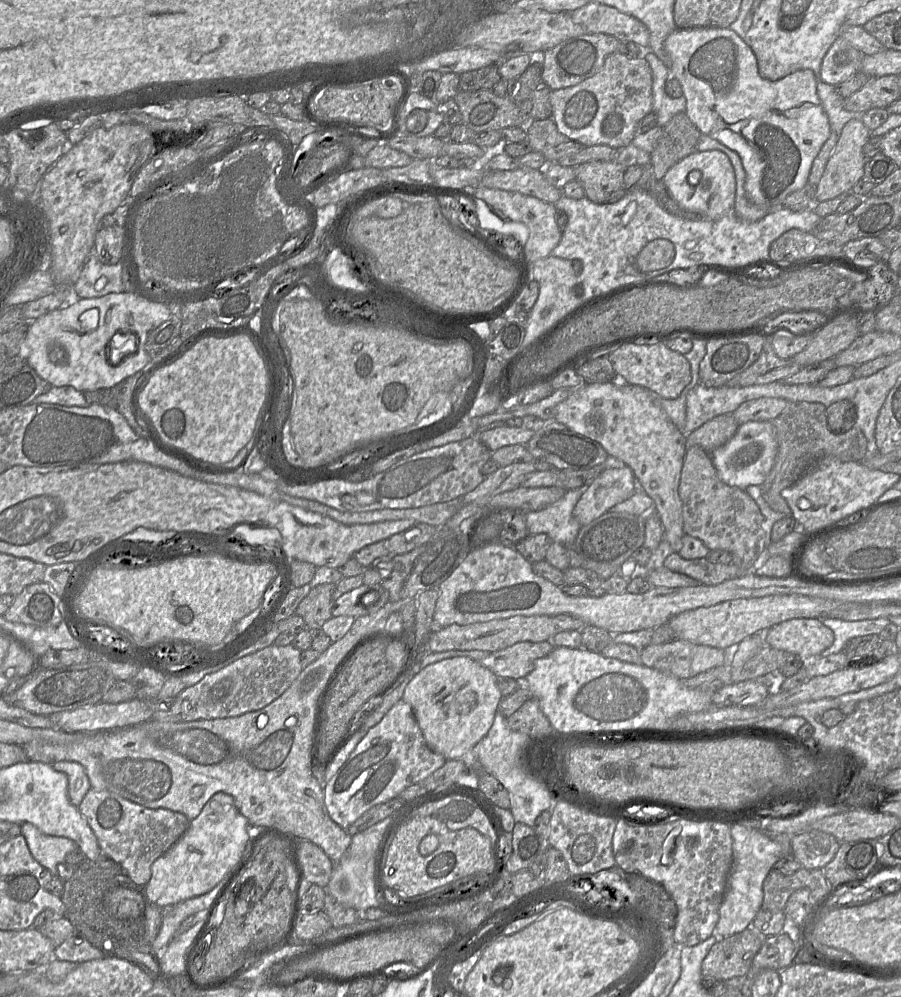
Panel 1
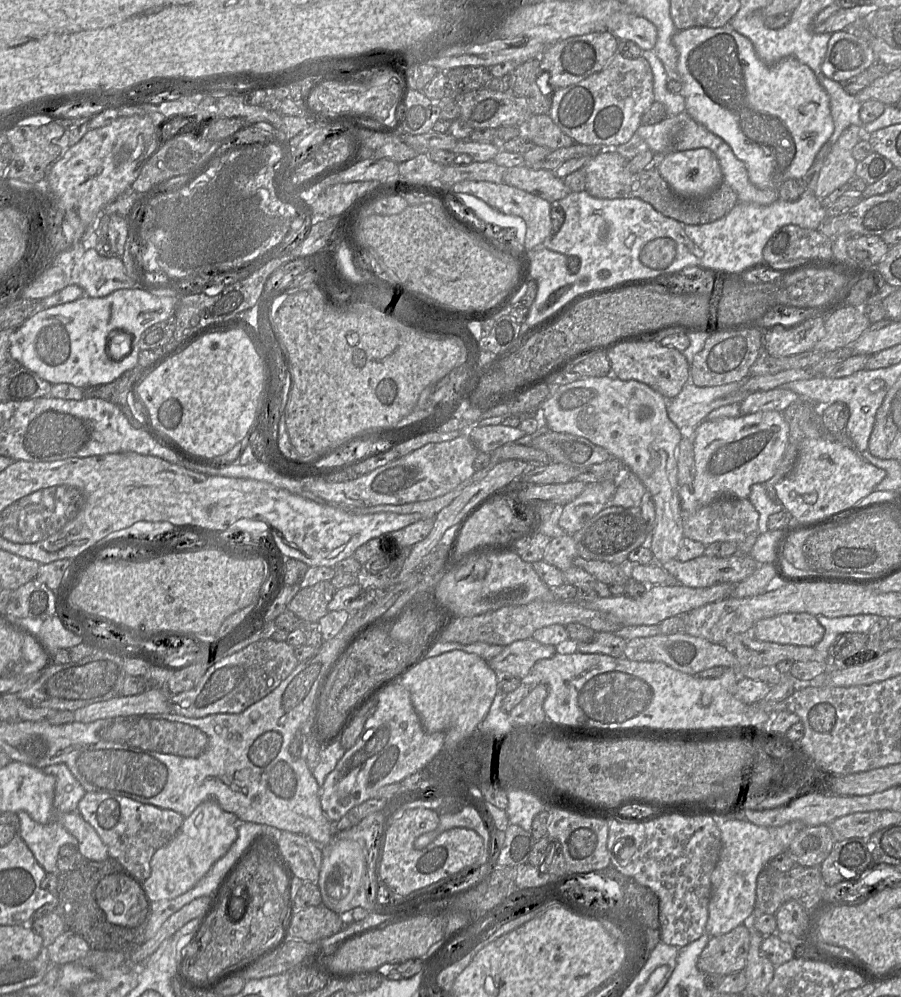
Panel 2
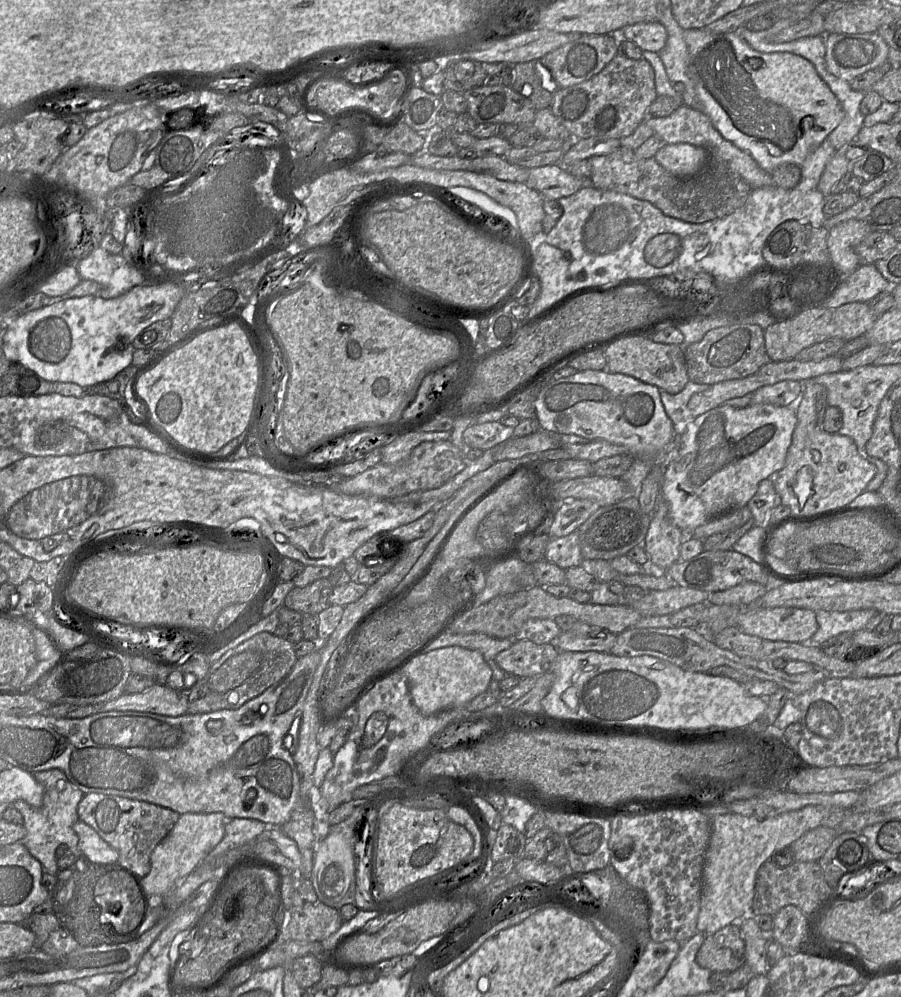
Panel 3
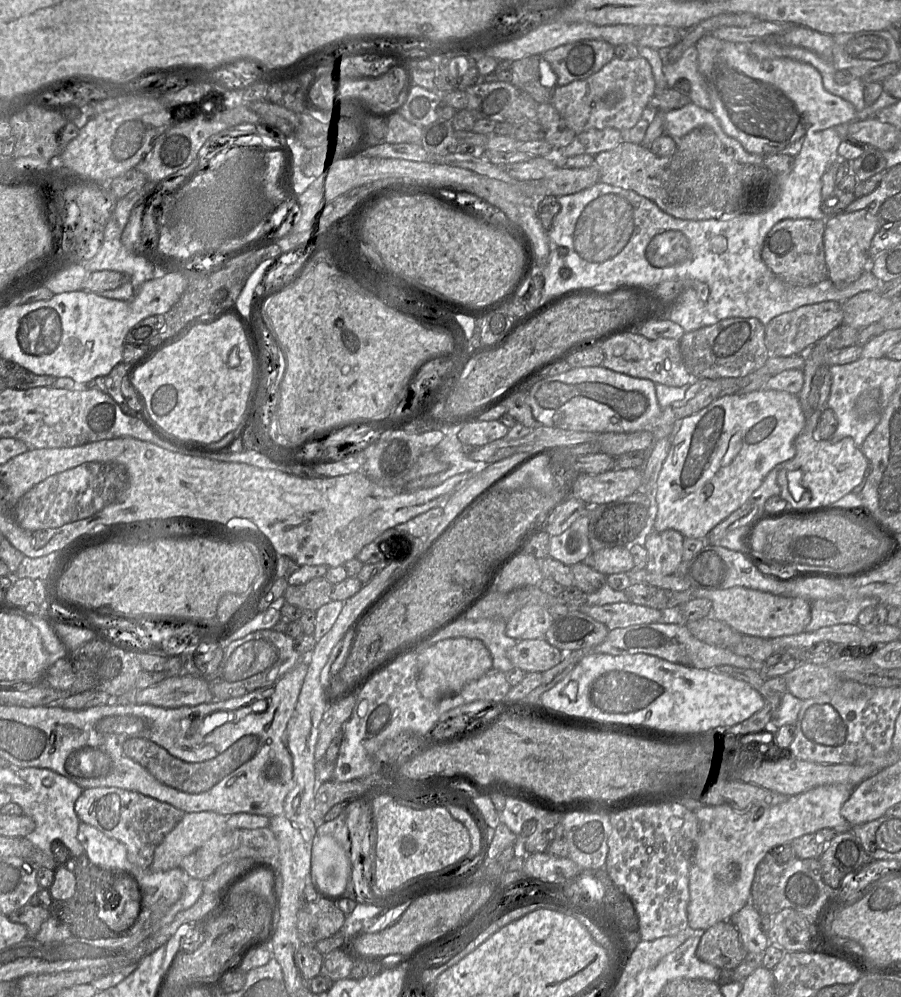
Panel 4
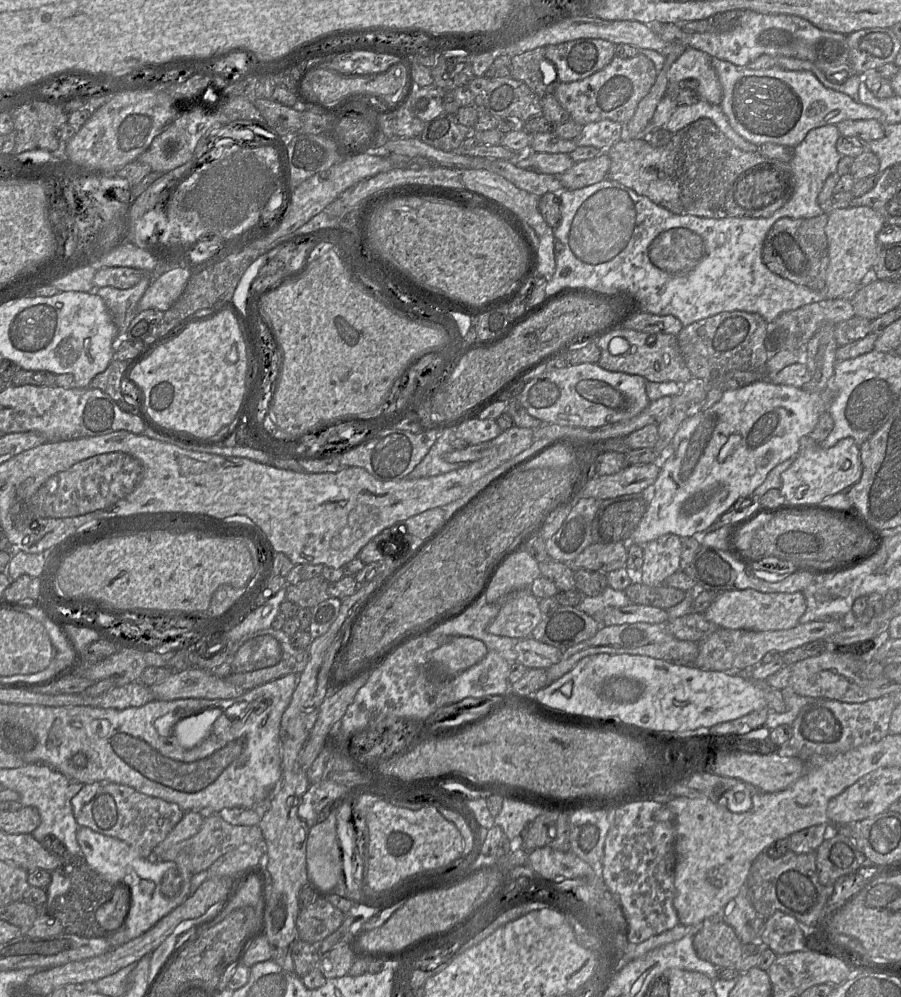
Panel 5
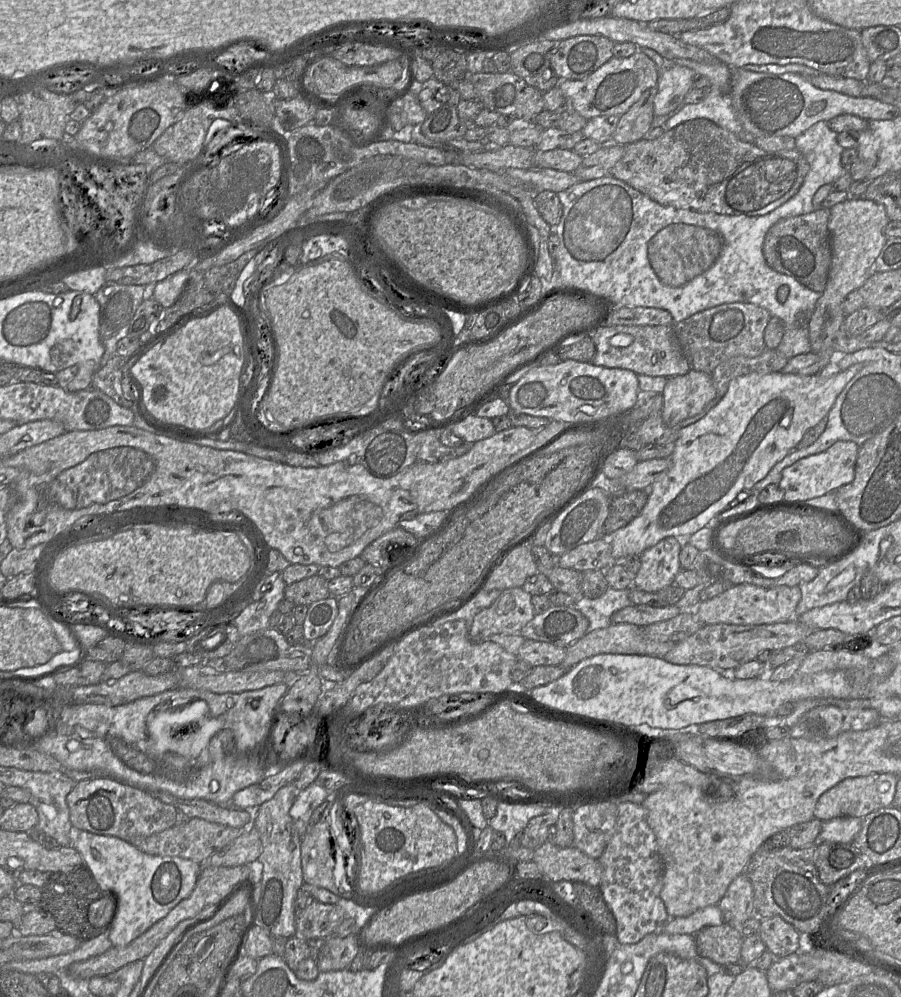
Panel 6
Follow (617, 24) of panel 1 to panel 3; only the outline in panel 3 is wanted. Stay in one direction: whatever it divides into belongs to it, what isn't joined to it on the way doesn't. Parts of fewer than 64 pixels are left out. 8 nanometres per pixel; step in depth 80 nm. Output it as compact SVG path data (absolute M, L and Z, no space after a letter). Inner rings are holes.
M642 22L622 28L618 38L632 41L642 51L659 53L666 45L668 33L660 22Z

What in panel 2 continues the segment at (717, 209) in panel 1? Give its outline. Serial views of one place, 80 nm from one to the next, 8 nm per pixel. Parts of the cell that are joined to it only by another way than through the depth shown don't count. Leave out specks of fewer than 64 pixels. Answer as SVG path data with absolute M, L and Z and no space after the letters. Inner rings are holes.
M707 148L656 156L656 166L671 189L682 197L707 196L723 182L718 159Z

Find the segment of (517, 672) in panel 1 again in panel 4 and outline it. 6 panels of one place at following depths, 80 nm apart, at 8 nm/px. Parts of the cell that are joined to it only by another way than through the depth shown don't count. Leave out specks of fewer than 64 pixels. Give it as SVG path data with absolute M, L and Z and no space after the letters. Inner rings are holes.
M544 638L520 640L507 652L507 658L526 673L543 673L561 662L562 652Z

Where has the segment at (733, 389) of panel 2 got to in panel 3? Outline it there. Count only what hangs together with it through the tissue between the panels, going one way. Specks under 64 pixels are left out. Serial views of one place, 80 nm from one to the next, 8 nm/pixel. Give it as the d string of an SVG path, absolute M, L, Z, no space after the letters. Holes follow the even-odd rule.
M689 381L682 391L677 394L669 394L663 389L659 389L661 402L664 407L664 411L672 421L675 427L675 434L681 436L685 430L685 427L695 417L692 417L687 404L695 393L702 392L708 389L710 385L698 384L693 381Z

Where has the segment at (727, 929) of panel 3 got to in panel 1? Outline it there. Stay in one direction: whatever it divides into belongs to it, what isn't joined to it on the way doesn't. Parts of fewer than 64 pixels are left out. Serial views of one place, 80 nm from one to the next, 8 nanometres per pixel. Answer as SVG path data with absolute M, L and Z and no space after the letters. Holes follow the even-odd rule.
M752 927L718 940L702 962L702 975L721 981L746 976L762 943L763 937Z

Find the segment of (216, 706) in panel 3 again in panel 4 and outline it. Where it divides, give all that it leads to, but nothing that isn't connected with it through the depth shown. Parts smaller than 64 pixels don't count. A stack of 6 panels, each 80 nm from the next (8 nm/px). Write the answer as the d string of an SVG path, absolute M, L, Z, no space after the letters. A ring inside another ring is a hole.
M273 629L258 630L225 646L216 671L205 678L213 702L242 697L259 688L273 685L302 660L294 649L294 639Z

